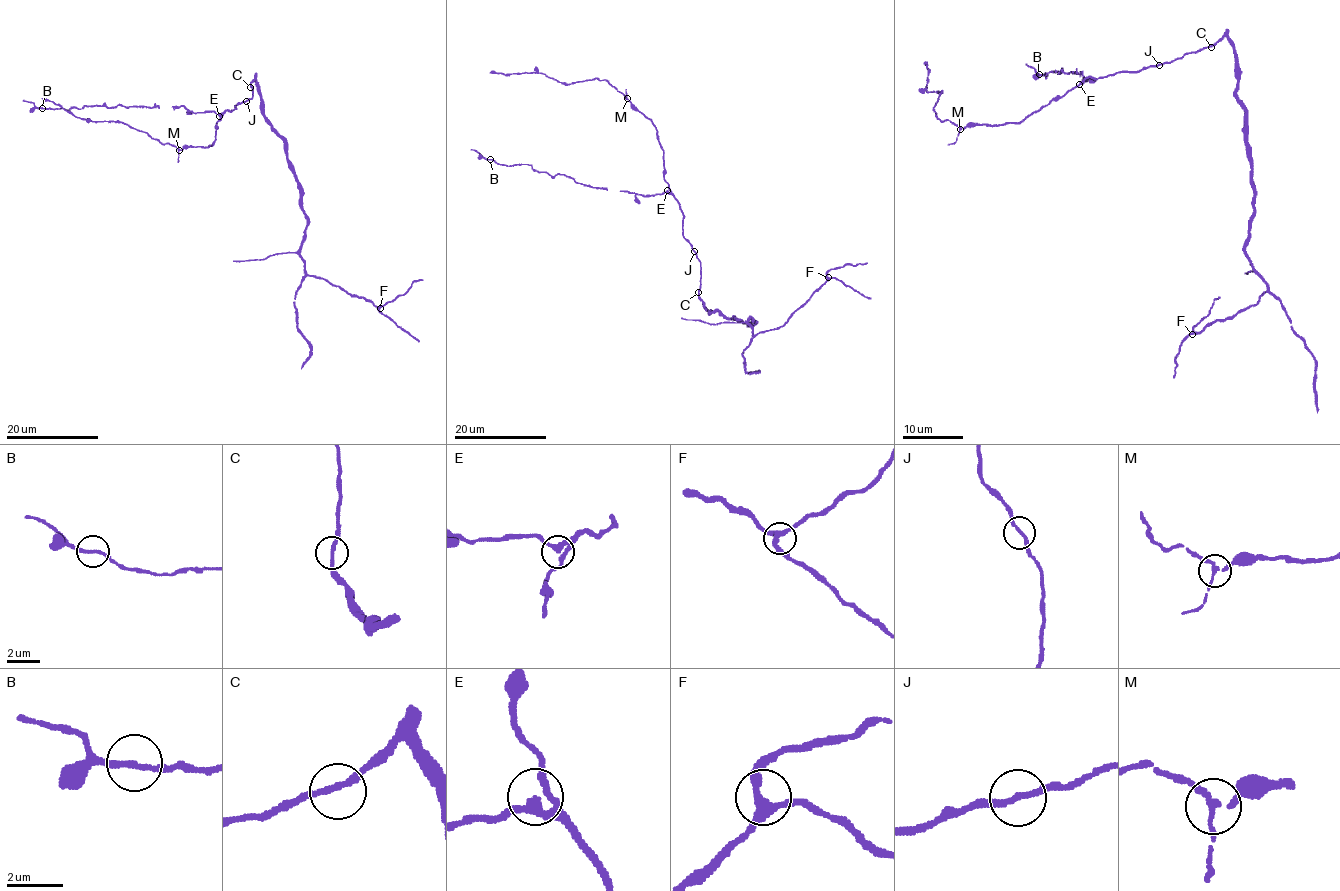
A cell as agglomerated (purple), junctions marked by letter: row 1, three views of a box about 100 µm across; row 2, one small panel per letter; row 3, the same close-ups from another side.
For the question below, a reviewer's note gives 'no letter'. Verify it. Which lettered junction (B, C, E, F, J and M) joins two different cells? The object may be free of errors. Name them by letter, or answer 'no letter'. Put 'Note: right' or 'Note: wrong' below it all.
no letter
Note: right

